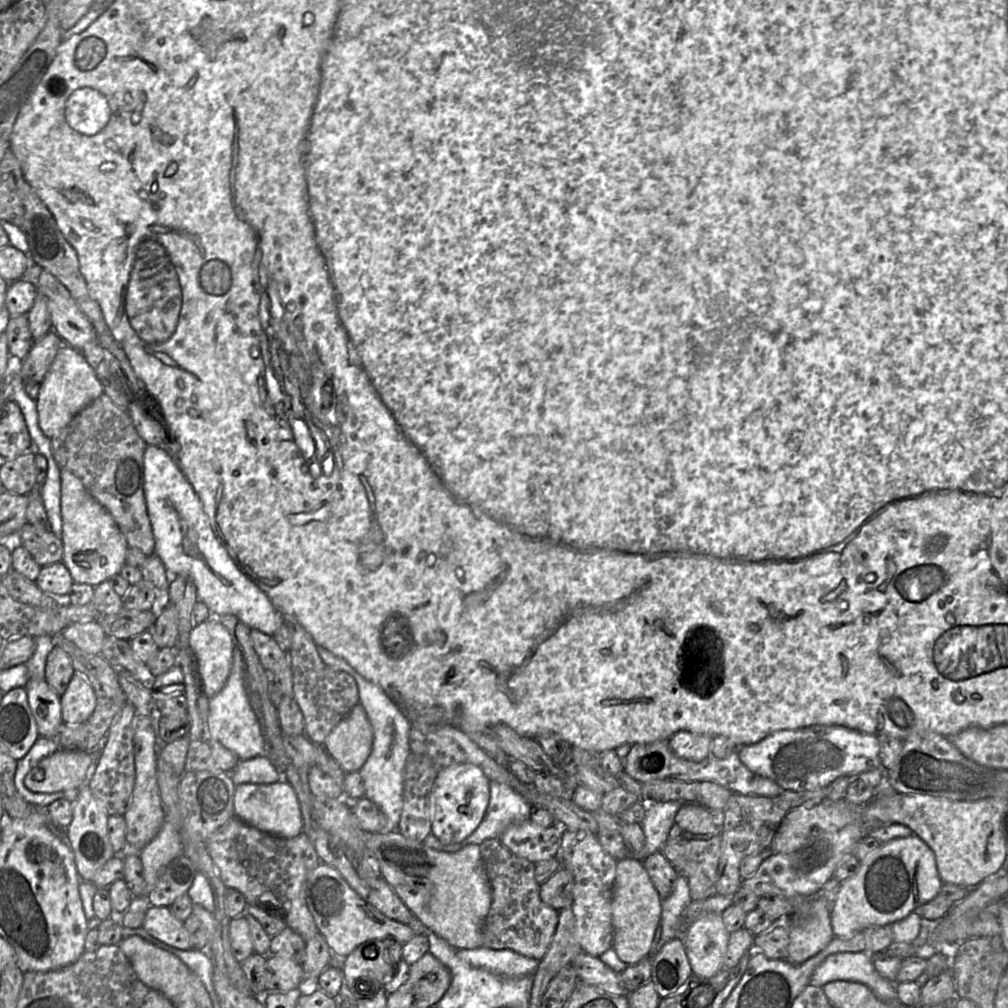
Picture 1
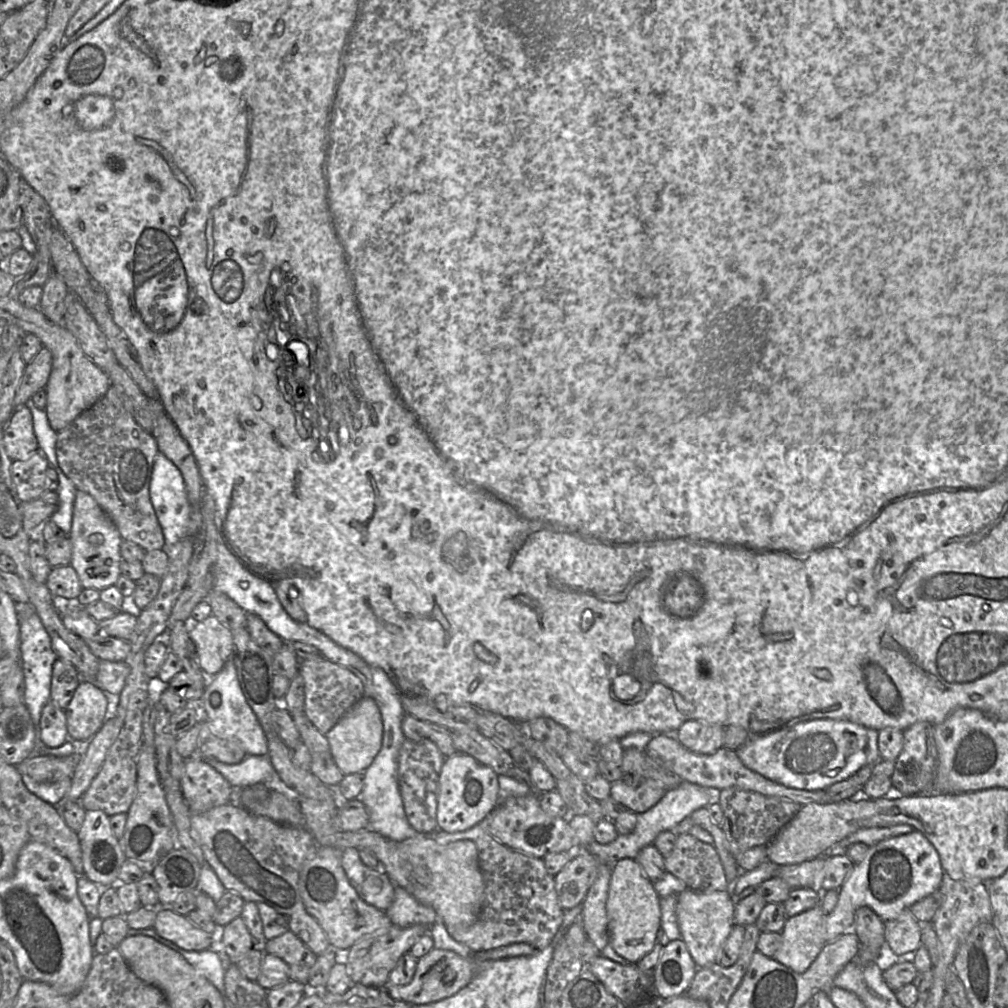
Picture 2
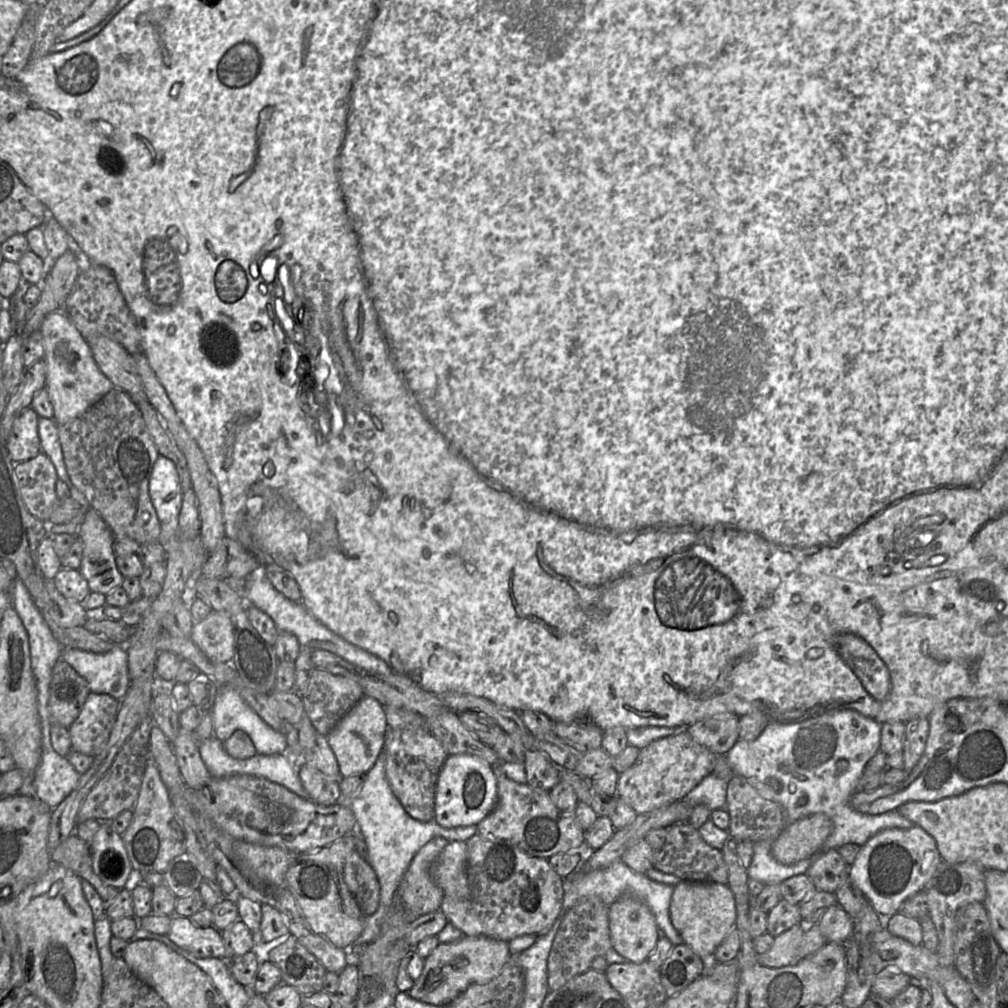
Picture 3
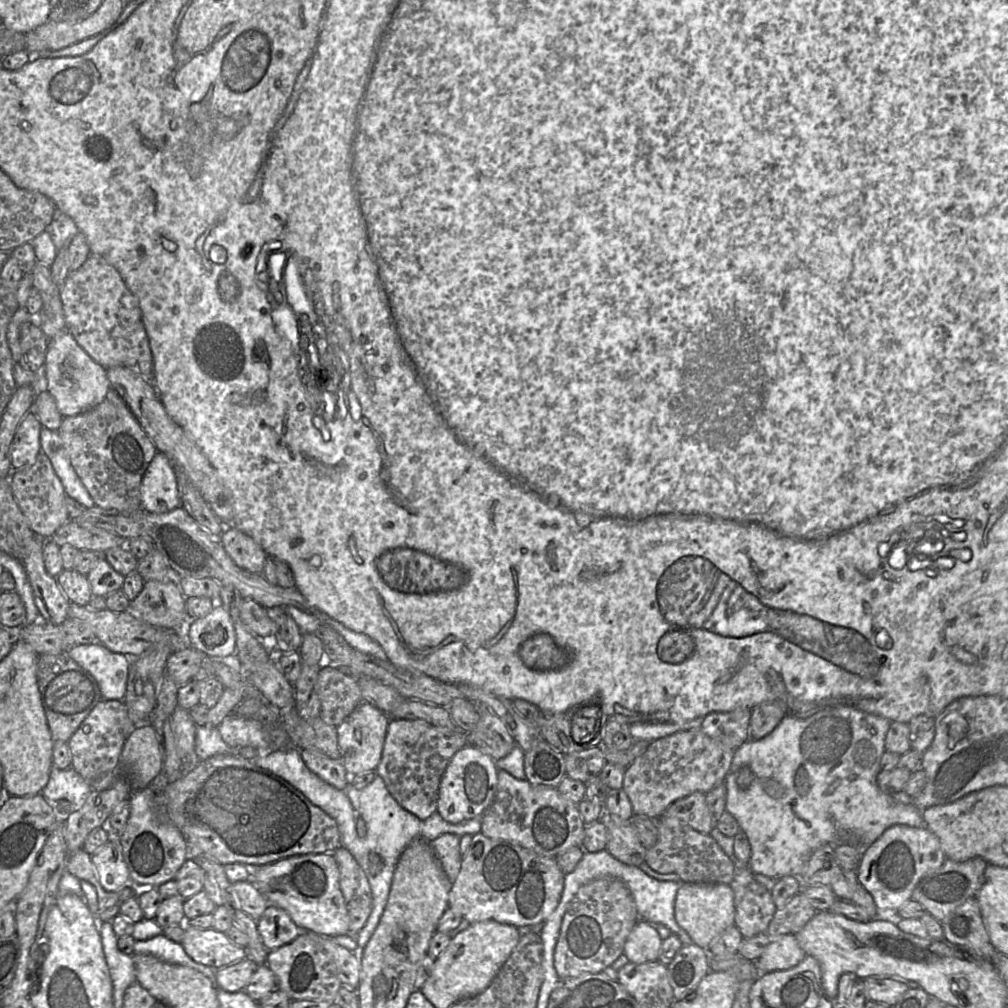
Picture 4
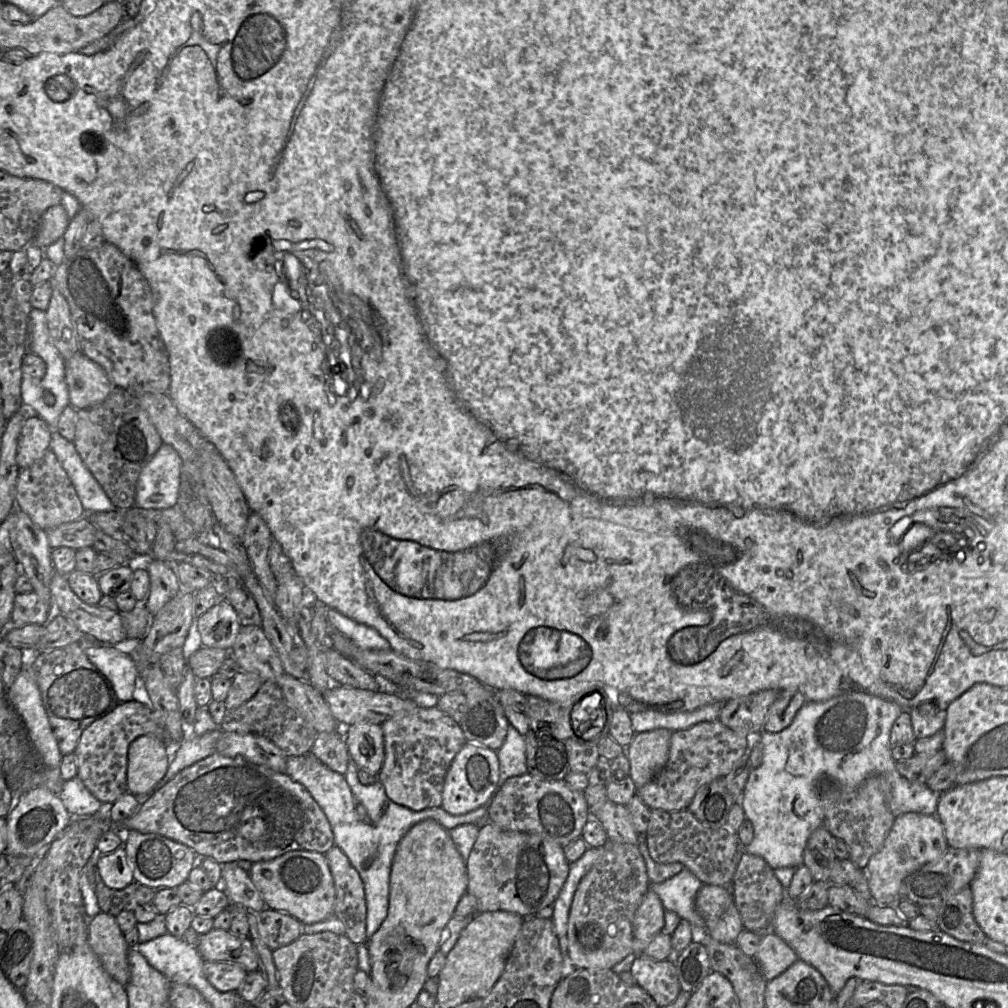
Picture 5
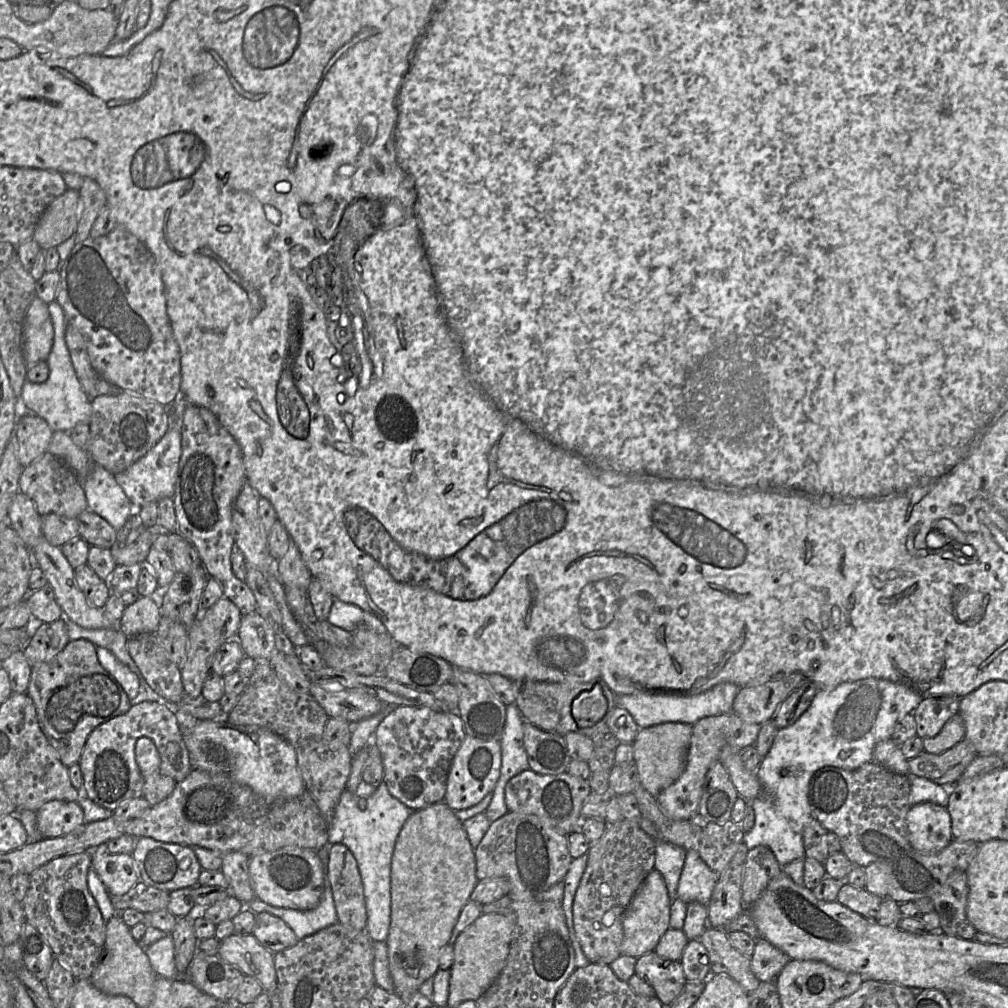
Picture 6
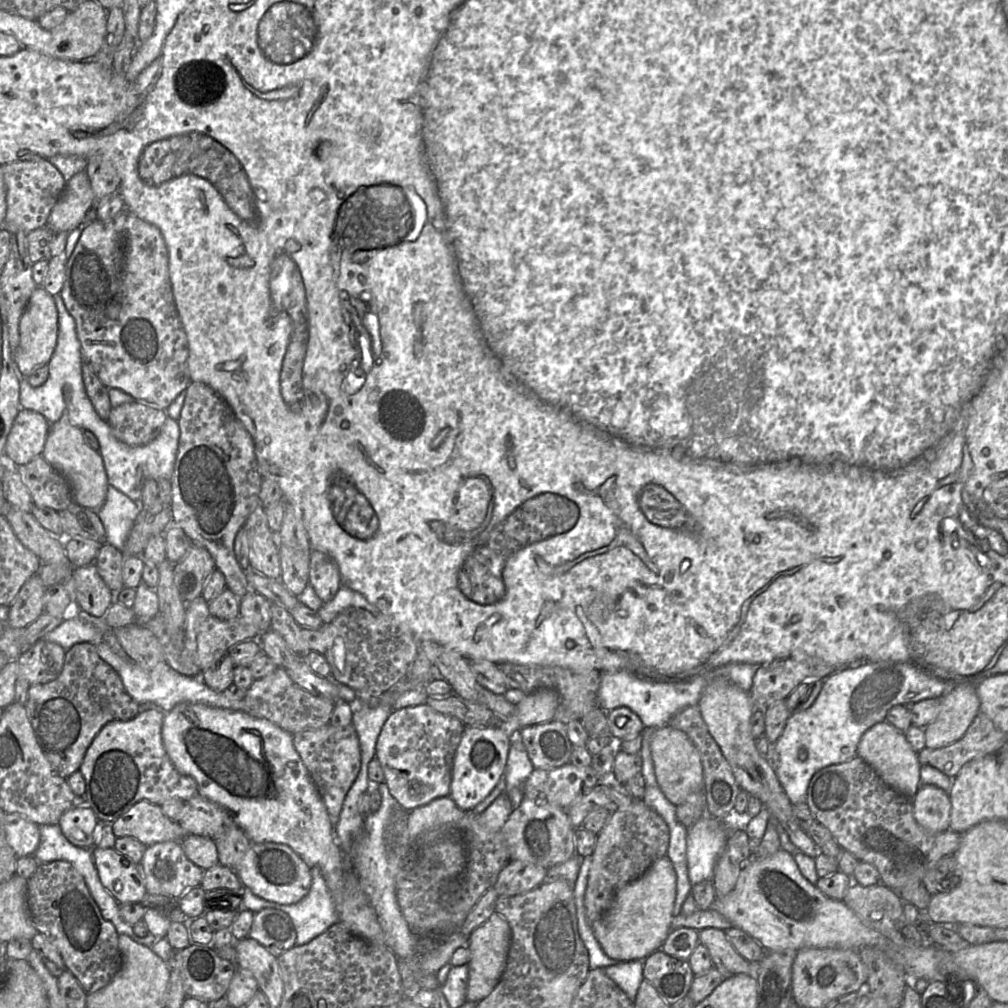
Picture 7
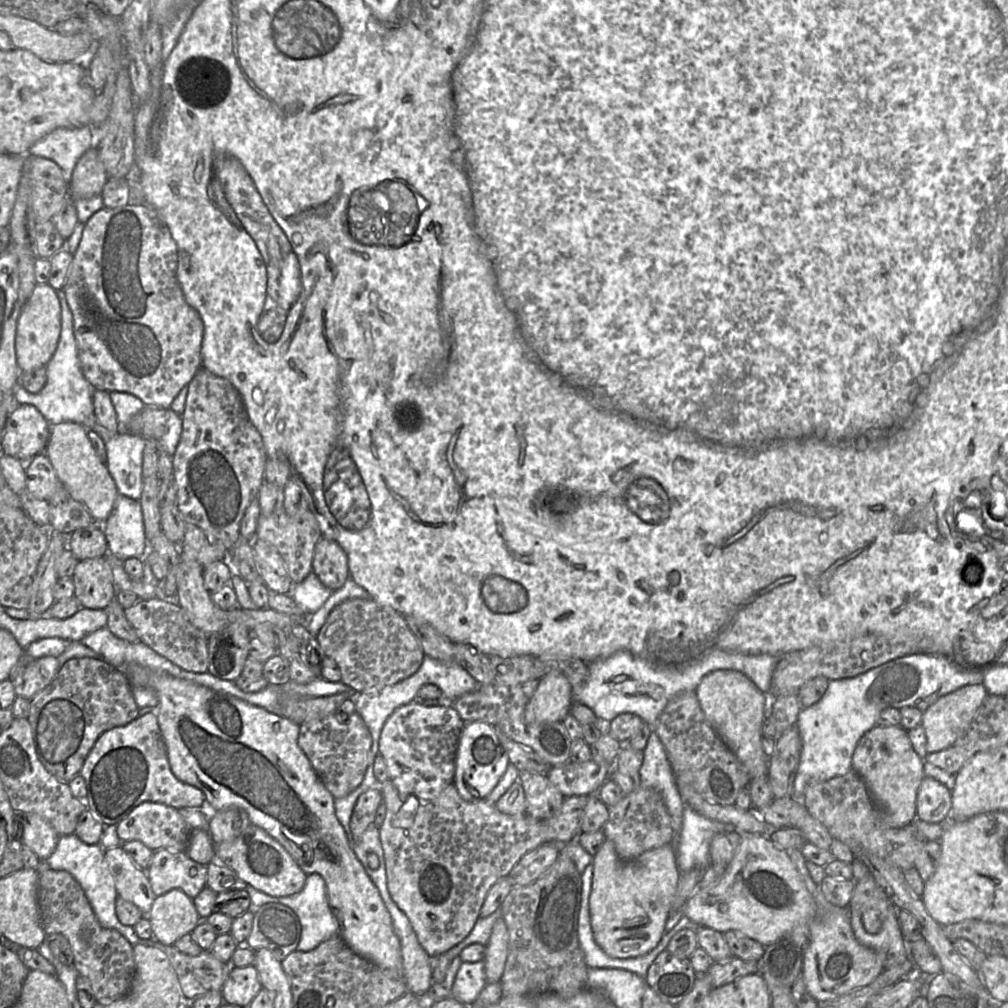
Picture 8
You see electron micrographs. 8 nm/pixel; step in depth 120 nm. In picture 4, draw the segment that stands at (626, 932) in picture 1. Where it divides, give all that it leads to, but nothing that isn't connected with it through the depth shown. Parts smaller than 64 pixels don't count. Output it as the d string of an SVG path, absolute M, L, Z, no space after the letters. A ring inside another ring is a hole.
M639 919L626 939L623 953L629 962L646 963L658 960L661 945L655 925Z

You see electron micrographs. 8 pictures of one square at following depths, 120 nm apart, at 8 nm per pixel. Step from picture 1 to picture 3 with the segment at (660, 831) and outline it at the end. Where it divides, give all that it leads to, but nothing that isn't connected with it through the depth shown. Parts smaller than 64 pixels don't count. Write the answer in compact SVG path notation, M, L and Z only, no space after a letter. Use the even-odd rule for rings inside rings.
M712 774L708 775L681 800L692 806L704 804L711 811L726 809L729 780L715 777Z

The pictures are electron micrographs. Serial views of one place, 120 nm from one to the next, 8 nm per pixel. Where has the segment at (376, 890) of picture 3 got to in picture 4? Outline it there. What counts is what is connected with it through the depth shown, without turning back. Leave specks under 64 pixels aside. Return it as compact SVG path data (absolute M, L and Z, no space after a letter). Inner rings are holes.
M338 847L333 855L350 918L349 933L356 935L364 927L372 910L371 888L363 869L346 848Z

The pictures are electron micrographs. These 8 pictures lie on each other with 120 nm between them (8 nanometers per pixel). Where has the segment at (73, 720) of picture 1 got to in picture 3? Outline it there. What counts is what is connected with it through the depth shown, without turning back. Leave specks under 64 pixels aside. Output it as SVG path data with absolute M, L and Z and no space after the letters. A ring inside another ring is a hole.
M91 692L69 729L72 750L96 756L107 743L120 707L109 694Z

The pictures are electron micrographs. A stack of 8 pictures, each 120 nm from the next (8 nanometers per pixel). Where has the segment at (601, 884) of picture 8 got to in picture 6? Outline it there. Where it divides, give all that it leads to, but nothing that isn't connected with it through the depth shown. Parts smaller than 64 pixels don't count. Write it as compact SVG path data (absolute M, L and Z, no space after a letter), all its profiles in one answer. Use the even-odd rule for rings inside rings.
M652 869L623 914L624 938L620 946L621 955L638 958L654 951L661 936L670 928L670 906L671 900L663 876Z

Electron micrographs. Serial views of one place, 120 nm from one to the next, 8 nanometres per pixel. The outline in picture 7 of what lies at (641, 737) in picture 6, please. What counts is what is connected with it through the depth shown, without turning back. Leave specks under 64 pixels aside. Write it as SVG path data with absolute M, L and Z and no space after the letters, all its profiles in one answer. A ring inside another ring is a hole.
M665 725L653 731L650 742L657 783L666 798L678 806L688 795L703 790L703 767L699 751L681 730Z

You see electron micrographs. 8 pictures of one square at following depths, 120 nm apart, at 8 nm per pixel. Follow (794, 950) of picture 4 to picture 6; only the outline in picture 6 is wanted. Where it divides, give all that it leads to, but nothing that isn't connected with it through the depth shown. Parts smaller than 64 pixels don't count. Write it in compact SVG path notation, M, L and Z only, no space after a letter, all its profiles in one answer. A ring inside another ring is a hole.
M764 938L756 939L751 971L760 982L773 981L790 958Z

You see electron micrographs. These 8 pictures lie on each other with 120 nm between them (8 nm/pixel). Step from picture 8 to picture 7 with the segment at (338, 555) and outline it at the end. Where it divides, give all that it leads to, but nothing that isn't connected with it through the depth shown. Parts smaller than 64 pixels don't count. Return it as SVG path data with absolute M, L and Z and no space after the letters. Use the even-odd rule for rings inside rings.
M312 551L309 584L324 603L333 599L342 586L337 563L320 551Z

